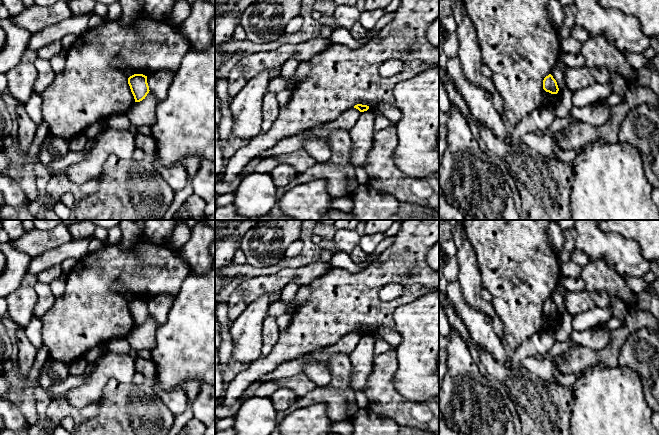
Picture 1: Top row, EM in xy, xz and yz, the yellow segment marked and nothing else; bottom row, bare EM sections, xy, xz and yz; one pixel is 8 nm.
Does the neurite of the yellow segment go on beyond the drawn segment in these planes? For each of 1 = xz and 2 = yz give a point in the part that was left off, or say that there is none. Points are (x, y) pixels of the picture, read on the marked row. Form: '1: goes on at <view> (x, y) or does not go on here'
1: does not go on here
2: does not go on here

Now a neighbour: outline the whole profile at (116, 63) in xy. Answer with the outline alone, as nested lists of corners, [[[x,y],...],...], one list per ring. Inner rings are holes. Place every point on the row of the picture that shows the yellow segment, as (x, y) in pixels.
[[[118,58],[114,59],[111,62],[111,65],[114,68],[124,72],[128,77],[134,75],[134,72],[127,66],[127,64]]]

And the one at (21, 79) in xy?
[[[21,62],[7,73],[7,92],[21,104],[26,104],[34,92],[38,72],[34,63]]]

